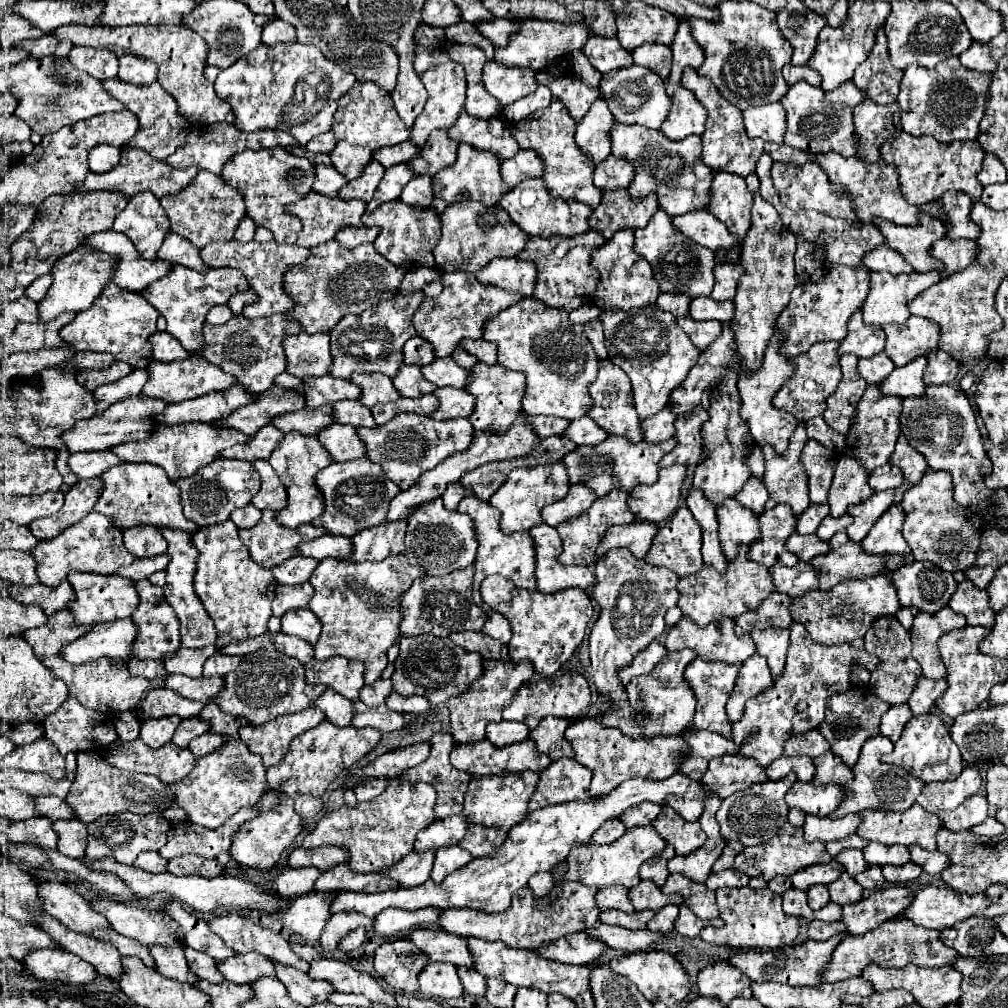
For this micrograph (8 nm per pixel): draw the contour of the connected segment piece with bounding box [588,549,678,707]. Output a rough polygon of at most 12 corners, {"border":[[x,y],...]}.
{"border":[[628,549],[596,563],[592,681],[626,705],[616,671],[666,631],[674,571]]}

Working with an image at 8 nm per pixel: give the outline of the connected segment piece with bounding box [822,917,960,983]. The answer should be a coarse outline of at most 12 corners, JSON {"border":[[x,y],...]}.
{"border":[[896,917],[846,935],[822,981],[860,977],[864,967],[954,965],[958,951]]}

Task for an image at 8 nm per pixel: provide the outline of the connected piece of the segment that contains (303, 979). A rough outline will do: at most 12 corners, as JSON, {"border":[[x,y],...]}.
{"border":[[276,963],[276,977],[292,1001],[304,1007],[336,993],[332,983]]}

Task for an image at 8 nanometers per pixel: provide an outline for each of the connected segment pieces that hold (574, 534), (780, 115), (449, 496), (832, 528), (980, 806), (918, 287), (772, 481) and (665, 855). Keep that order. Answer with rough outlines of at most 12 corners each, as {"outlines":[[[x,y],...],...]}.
{"outlines":[[[628,491],[596,499],[556,529],[564,565],[590,565],[604,531],[634,515]],[[780,103],[744,111],[750,137],[782,143],[786,117]],[[450,483],[442,501],[446,509],[456,509],[460,499],[472,495],[460,483]],[[828,515],[820,523],[816,535],[830,541],[834,533],[852,523],[850,515],[840,519]],[[974,795],[954,811],[938,811],[950,831],[966,831],[988,817],[988,801]],[[870,273],[866,325],[904,323],[908,301],[938,283],[930,273]],[[804,425],[786,453],[762,449],[762,481],[776,503],[796,517],[810,505],[806,473],[798,461],[808,437]],[[666,845],[660,855],[640,867],[640,877],[662,887],[668,877],[666,863],[674,847]]]}

